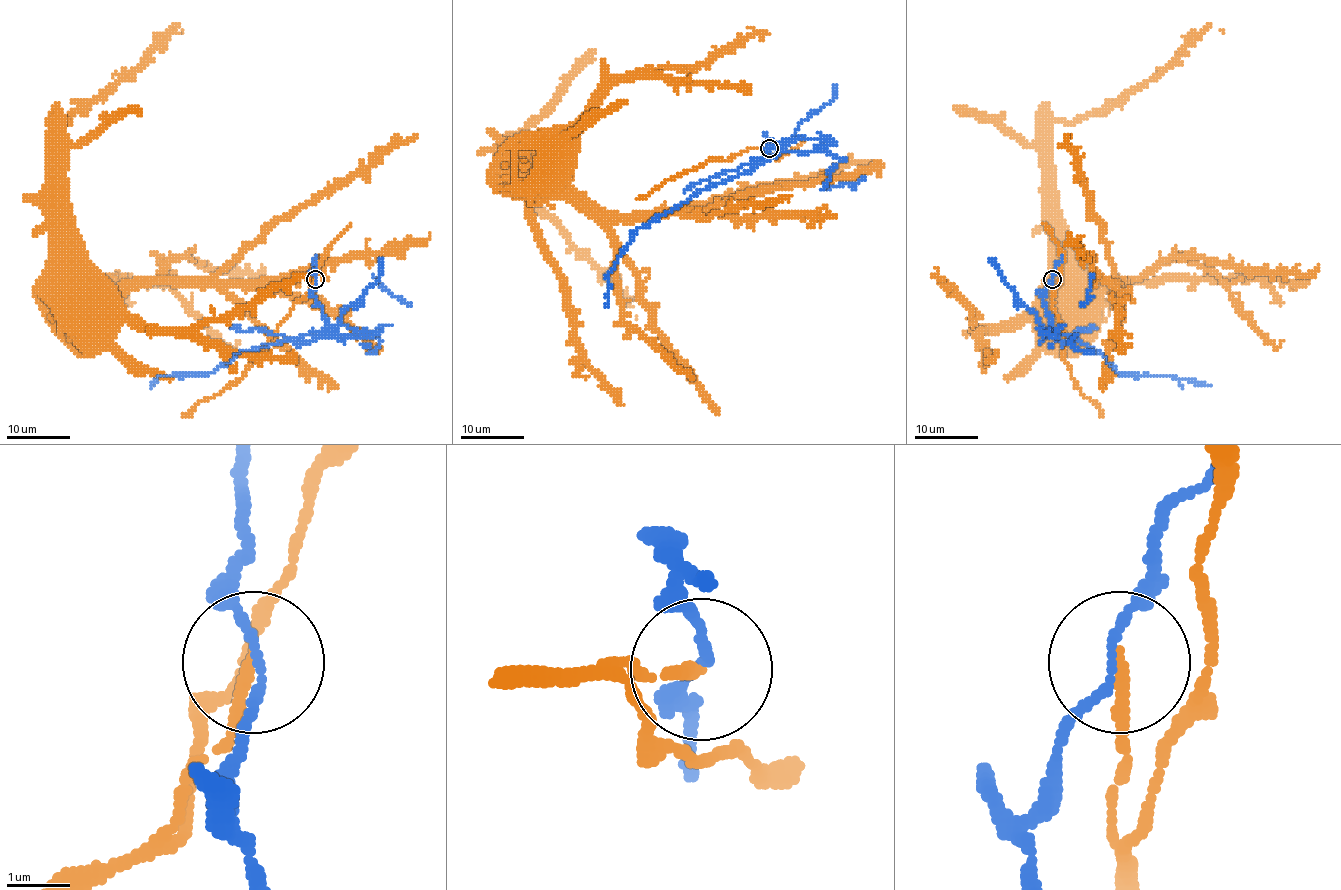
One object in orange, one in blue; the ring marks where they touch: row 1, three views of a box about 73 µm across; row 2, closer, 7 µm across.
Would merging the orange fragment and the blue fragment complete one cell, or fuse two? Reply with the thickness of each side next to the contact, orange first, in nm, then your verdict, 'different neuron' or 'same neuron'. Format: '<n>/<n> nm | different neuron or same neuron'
190/110 nm | different neuron

